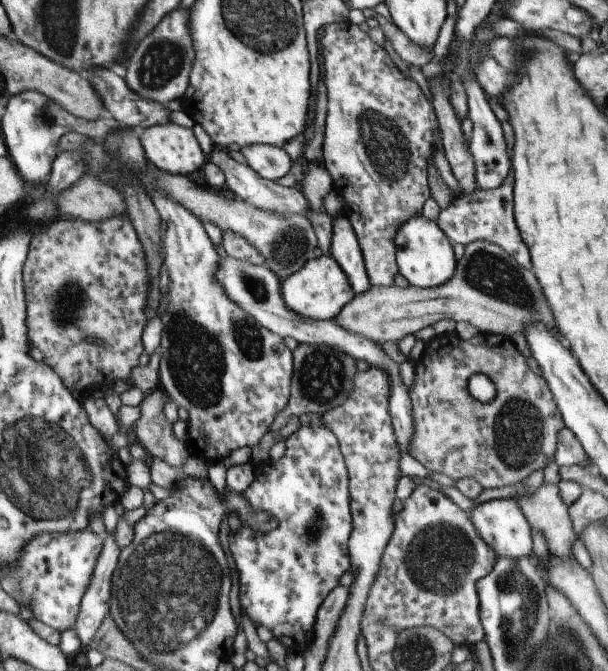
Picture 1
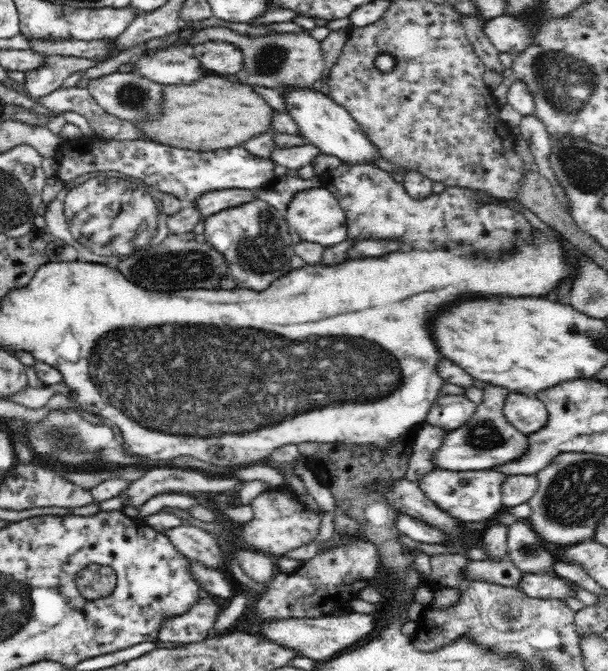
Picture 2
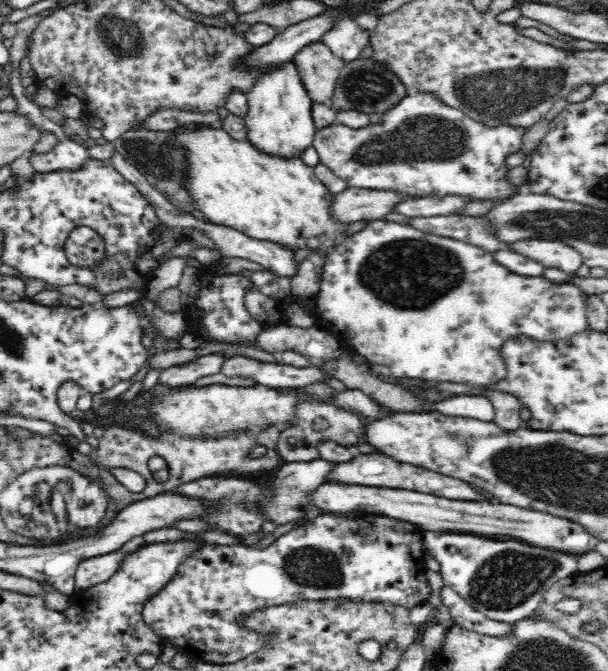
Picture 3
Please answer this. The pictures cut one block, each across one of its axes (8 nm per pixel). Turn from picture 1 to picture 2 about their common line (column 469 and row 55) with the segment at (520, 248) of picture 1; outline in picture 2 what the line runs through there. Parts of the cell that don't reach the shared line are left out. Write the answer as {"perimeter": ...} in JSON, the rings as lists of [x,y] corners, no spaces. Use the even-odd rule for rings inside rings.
{"perimeter":[[[228,42],[201,43],[189,52],[201,62],[201,66],[209,74],[236,76],[243,66],[242,51]]]}

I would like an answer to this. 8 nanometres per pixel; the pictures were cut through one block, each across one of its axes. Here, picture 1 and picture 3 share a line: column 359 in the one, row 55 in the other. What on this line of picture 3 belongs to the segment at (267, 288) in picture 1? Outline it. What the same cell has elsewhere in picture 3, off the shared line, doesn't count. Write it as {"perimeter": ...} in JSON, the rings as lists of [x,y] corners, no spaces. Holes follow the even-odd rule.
{"perimeter":[[[342,16],[338,18],[332,28],[322,36],[320,41],[331,48],[331,51],[343,61],[351,61],[360,56],[371,42],[371,35],[363,30],[353,18]]]}

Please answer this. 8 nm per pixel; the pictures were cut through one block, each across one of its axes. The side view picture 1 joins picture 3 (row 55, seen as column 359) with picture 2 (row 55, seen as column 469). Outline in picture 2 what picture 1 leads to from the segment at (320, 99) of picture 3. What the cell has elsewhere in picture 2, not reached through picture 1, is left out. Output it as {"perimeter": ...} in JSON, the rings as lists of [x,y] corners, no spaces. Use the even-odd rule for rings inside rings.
{"perimeter":[[[206,28],[193,32],[186,41],[186,50],[190,51],[198,44],[209,41],[224,41],[234,45],[242,51],[244,57],[243,66],[238,72],[238,79],[250,86],[265,86],[279,90],[282,94],[288,87],[312,87],[316,80],[322,80],[325,62],[322,53],[321,42],[309,36],[309,34],[285,34],[272,33],[268,36],[248,37],[237,34],[228,28]]]}

